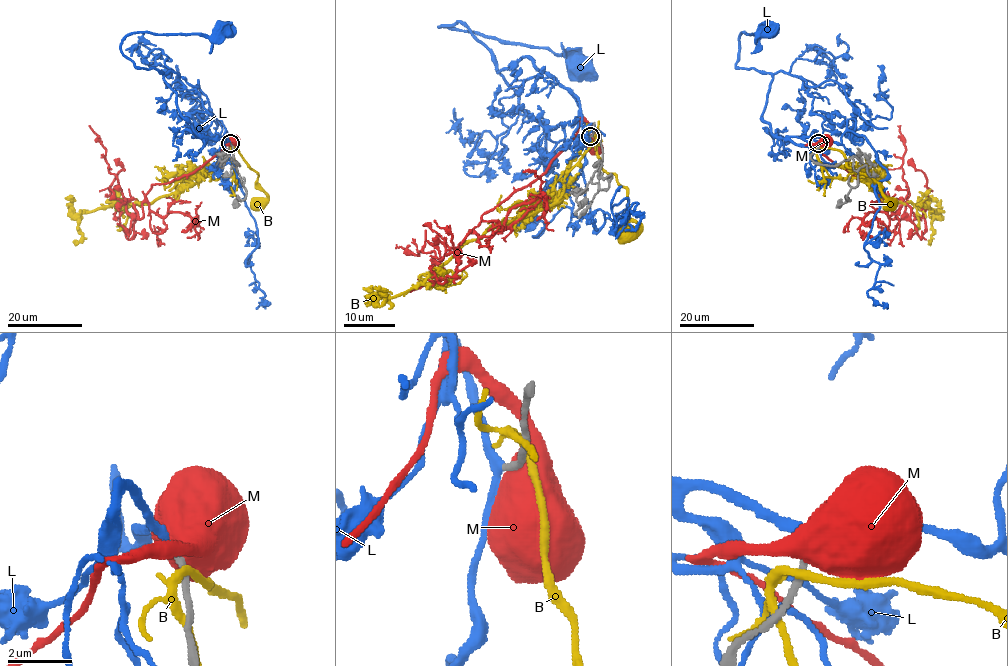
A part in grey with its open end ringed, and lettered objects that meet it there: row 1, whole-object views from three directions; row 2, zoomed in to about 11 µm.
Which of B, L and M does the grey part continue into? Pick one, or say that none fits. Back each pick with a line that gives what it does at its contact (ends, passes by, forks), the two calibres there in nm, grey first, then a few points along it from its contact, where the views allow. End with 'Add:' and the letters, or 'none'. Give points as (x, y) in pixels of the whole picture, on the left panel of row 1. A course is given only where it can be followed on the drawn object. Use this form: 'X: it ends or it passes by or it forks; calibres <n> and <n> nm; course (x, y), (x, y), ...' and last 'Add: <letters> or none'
L: it passes by; calibres 200 and 280 nm; course (230, 143), (198, 134), (164, 75), (137, 68), (121, 49), (135, 32), (210, 36), (221, 30)
Add: L

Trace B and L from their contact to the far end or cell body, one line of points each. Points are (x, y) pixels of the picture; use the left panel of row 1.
B: (233, 147), (258, 175), (256, 182), (267, 197), (259, 204)
L: (230, 143), (198, 134), (164, 75), (137, 68), (121, 49), (135, 32), (210, 36), (221, 30)

